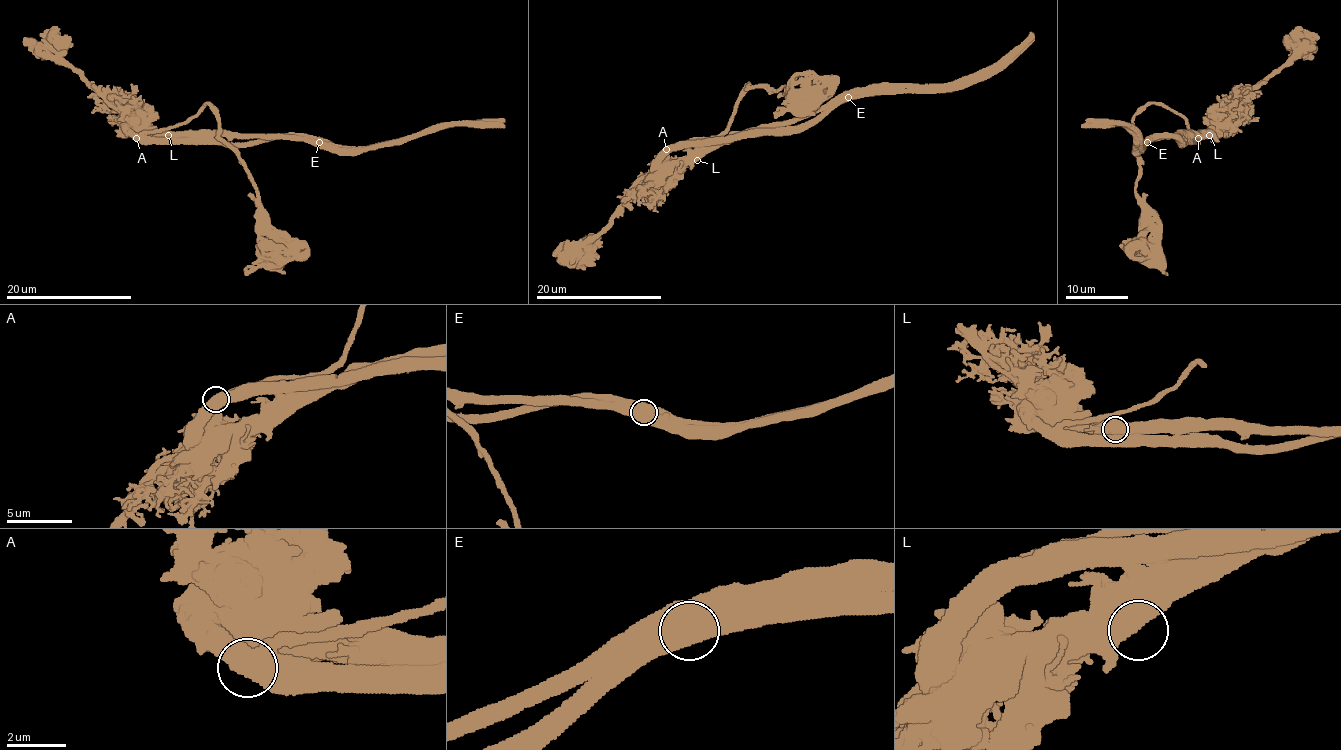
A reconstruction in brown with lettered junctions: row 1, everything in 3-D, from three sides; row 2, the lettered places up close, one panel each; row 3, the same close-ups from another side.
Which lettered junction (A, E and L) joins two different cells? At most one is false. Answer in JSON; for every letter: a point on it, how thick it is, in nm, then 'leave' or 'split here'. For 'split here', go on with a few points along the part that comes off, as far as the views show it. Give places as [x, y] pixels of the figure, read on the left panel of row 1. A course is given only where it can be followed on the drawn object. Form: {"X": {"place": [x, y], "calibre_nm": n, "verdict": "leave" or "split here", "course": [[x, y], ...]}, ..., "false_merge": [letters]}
{"A": {"place": [136, 138], "calibre_nm": 700, "verdict": "leave"}, "E": {"place": [319, 142], "calibre_nm": 750, "verdict": "split here", "course": [[319, 141], [146, 135], [187, 123], [207, 104], [218, 135], [256, 190], [265, 228], [288, 250], [306, 256]]}, "L": {"place": [168, 135], "calibre_nm": 800, "verdict": "leave"}, "false_merge": ["E"]}

